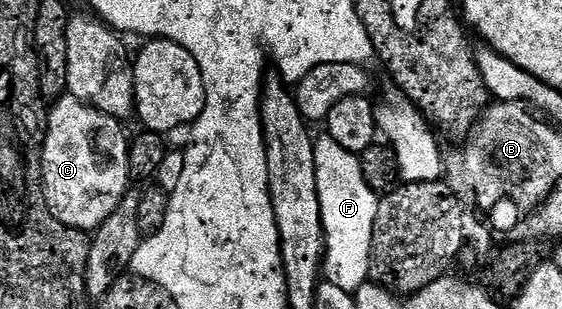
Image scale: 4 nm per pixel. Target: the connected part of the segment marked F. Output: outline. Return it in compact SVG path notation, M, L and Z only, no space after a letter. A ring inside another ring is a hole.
M328 133L319 134L314 140L316 157L316 189L320 197L322 228L326 234L326 253L324 256L325 282L336 285L351 293L359 291L370 279L370 254L372 253L372 233L376 225L379 195L364 181L362 160L353 155L344 145L339 145Z

